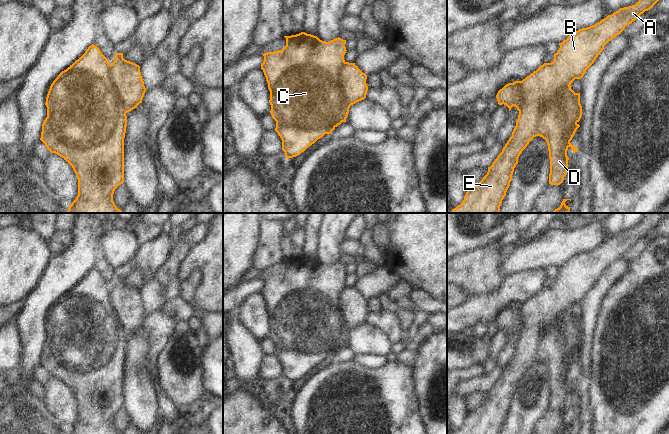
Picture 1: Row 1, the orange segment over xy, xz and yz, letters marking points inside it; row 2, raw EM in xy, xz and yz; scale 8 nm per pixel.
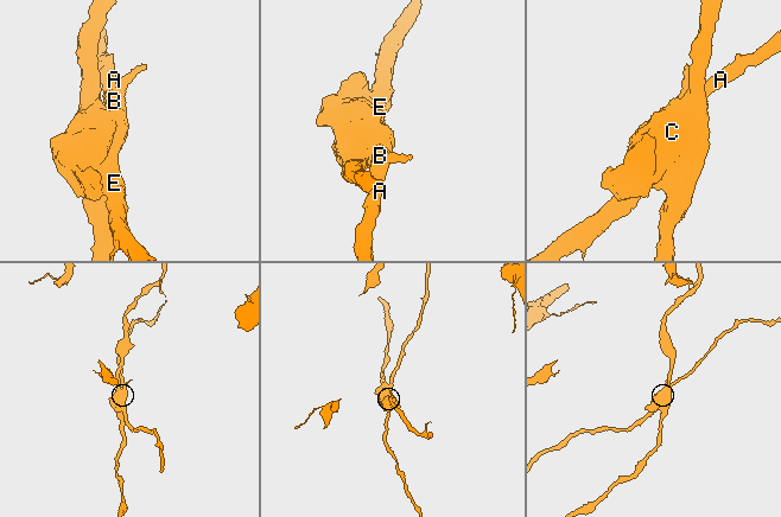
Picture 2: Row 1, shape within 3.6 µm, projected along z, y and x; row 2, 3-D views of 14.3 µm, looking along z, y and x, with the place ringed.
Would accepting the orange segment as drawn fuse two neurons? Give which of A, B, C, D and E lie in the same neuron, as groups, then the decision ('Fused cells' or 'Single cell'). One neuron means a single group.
Groups: A B E / C D. Fused cells.

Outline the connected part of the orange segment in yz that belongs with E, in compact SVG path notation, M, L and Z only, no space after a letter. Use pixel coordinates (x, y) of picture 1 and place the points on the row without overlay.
M646 213L635 229L620 232L595 249L571 257L559 267L560 272L551 287L544 287L520 305L523 327L512 360L488 391L484 402L468 413L462 427L452 434L500 434L518 382L536 361L541 339L554 329L567 309L584 300L609 265L650 234L668 215Z

